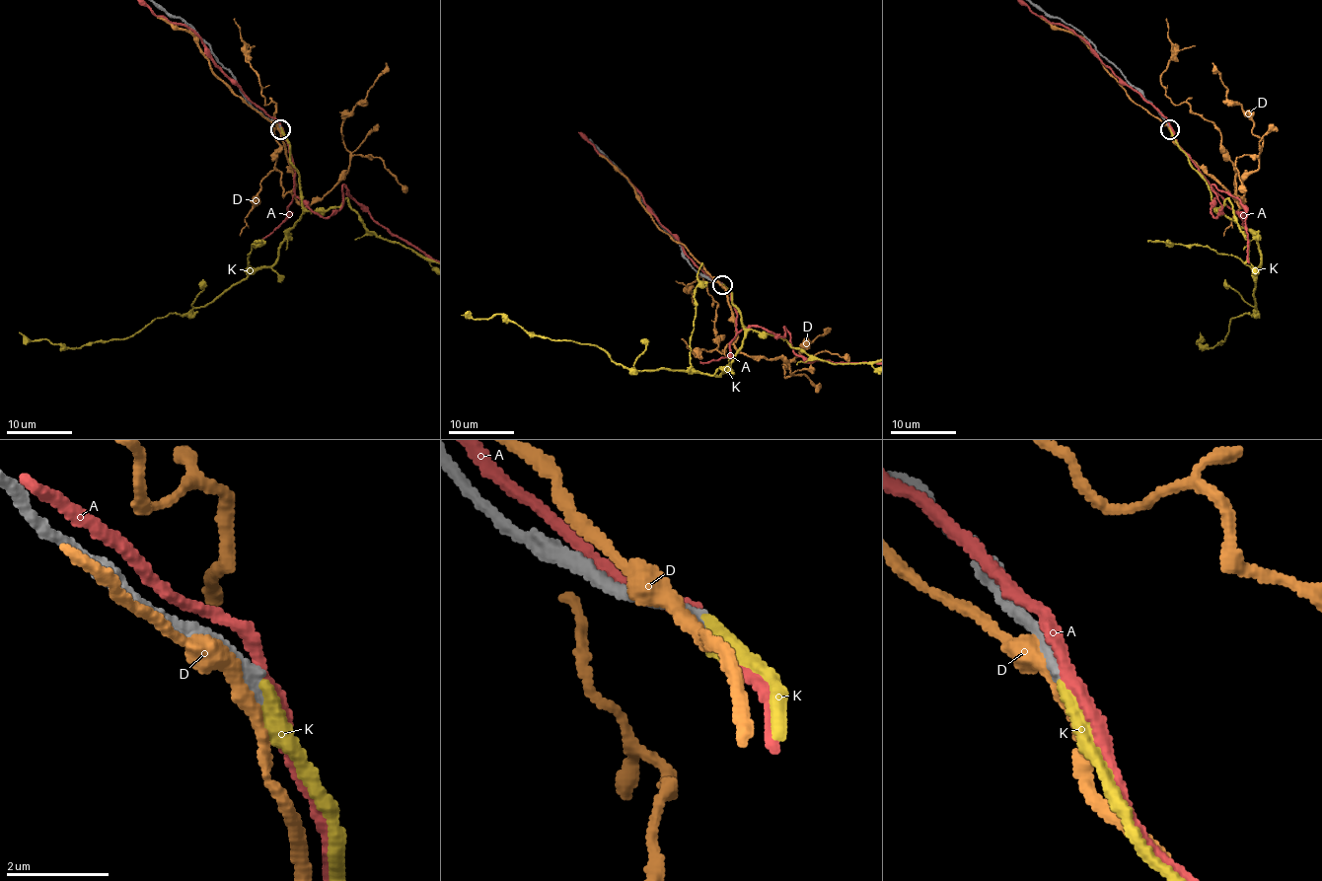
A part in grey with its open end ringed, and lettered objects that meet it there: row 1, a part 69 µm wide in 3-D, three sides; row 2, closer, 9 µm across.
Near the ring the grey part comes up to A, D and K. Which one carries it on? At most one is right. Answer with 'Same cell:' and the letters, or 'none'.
Same cell: K

